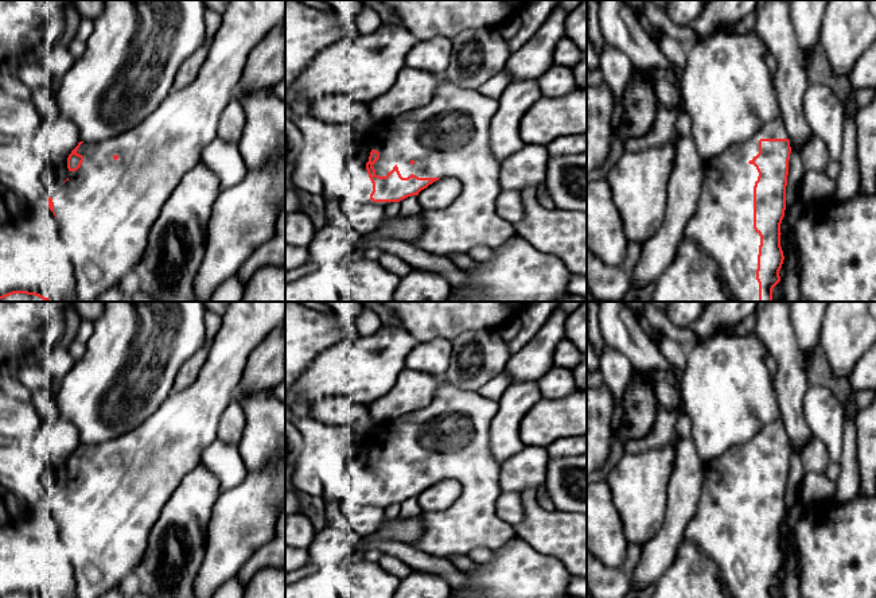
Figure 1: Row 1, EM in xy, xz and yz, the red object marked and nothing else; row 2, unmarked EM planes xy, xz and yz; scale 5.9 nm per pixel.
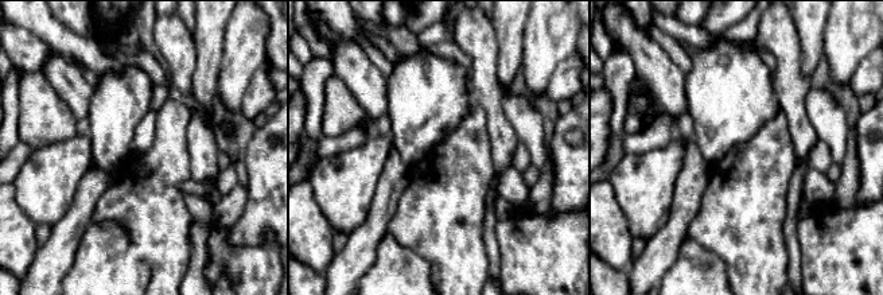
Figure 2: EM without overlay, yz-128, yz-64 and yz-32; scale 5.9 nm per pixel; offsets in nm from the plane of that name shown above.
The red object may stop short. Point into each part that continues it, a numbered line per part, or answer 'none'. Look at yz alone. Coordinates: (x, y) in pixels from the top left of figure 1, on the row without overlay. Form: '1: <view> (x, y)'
1: yz (723, 524)

